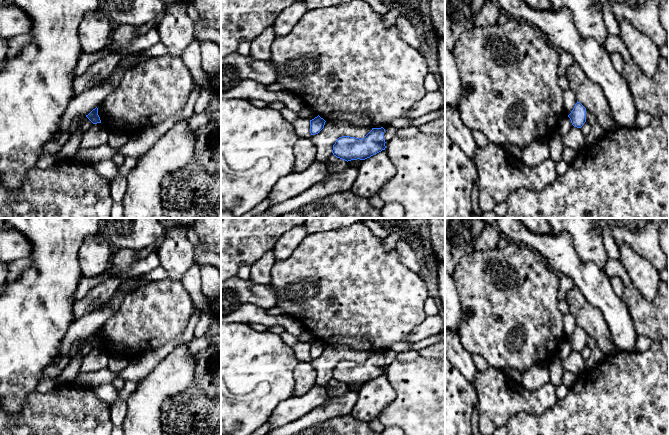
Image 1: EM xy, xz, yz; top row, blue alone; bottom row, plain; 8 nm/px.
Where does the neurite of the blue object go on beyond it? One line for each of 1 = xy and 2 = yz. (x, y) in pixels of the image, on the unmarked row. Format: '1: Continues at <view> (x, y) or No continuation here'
1: No continuation here
2: No continuation here

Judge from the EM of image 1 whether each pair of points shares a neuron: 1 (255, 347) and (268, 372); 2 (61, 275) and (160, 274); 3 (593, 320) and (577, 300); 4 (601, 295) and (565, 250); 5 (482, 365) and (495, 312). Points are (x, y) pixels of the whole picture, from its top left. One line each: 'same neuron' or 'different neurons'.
1: same neuron
2: different neurons
3: same neuron
4: same neuron
5: different neurons

